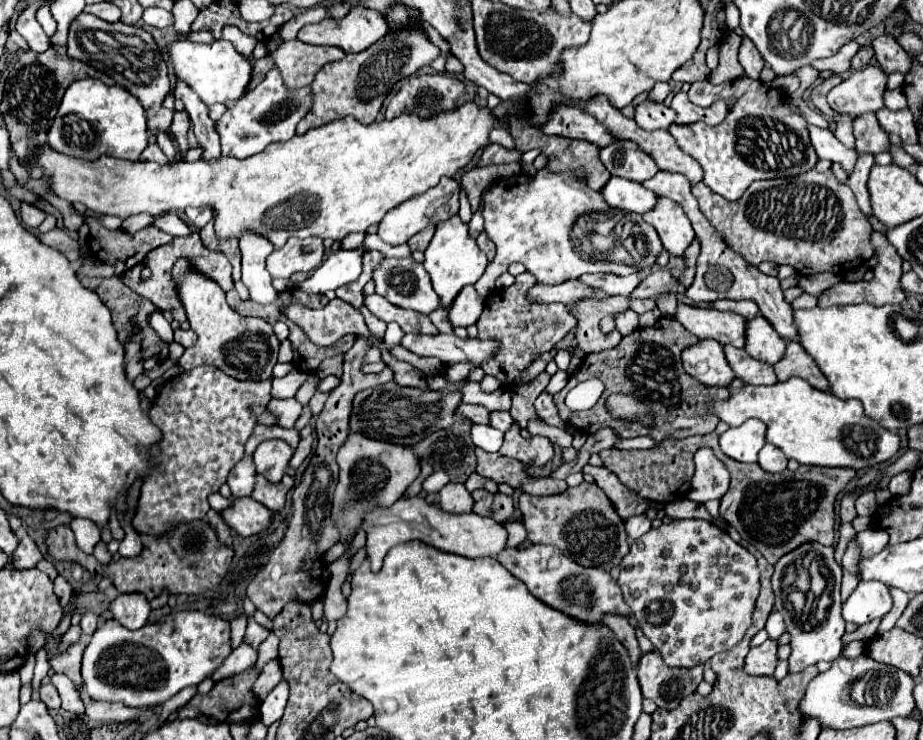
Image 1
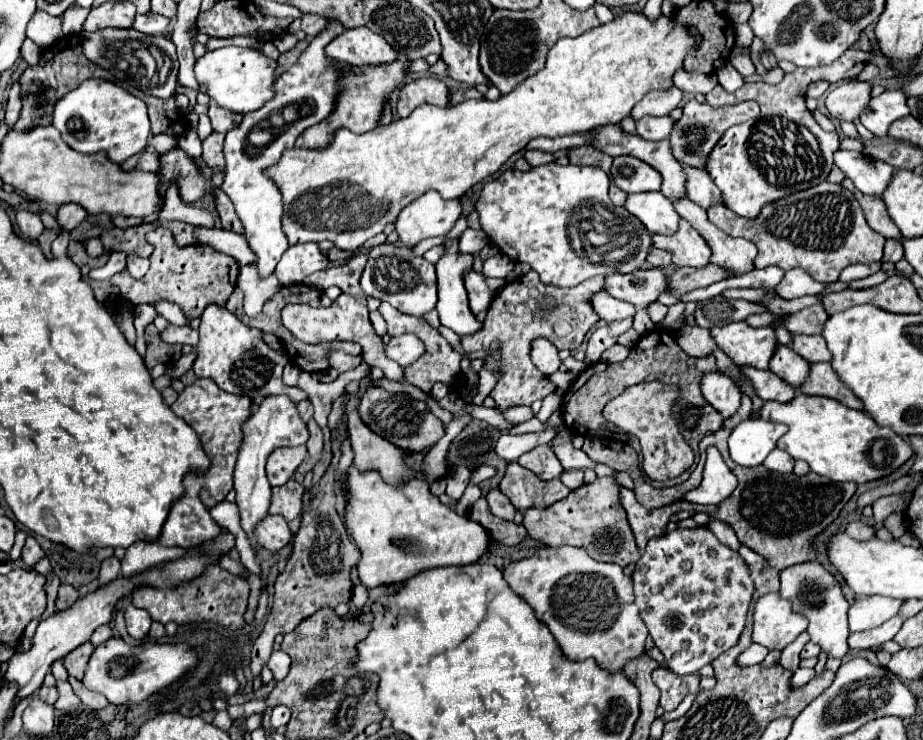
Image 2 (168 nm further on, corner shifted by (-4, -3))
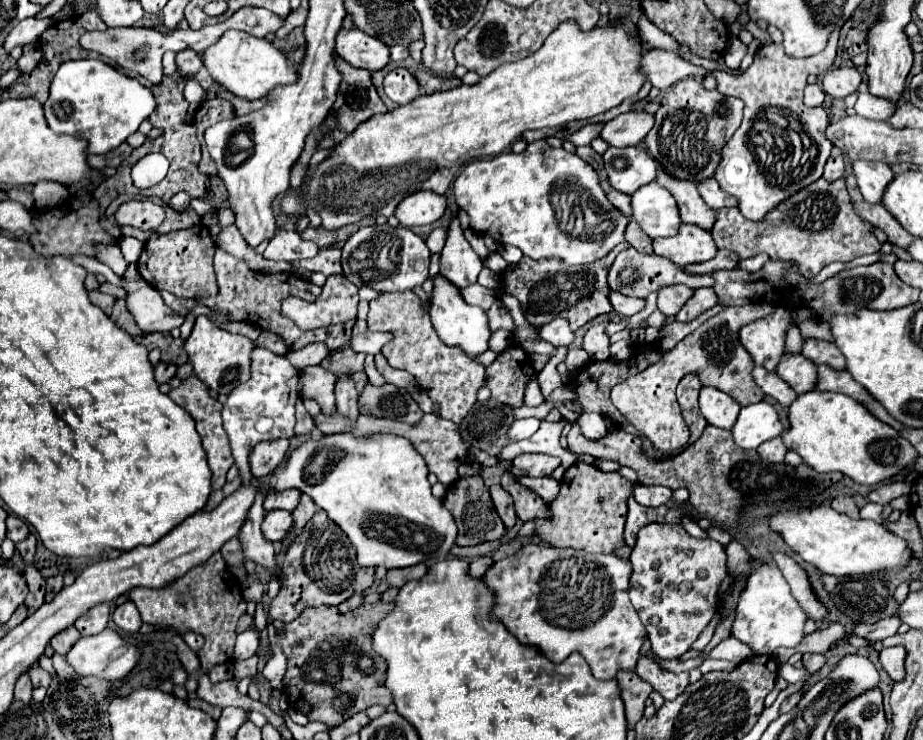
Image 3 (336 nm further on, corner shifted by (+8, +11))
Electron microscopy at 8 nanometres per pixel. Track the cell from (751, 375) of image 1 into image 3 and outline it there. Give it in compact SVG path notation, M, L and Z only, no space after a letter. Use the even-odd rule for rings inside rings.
M755 365L751 375L753 375L755 383L763 389L763 393L777 399L783 405L783 409L787 409L787 405L797 397L797 393L785 381L781 381L775 371L767 371L767 369Z

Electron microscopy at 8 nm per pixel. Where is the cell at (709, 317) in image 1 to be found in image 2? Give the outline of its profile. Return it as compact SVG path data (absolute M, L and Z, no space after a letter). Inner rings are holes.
M743 321L715 327L711 329L711 335L739 367L751 365L757 369L769 369L771 355L775 355L775 347L779 345L775 329L755 329Z

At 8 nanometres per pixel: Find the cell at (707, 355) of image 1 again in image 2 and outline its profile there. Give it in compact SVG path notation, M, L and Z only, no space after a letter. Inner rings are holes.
M723 373L705 375L701 383L701 391L707 403L711 403L715 411L721 413L723 419L733 417L741 407L741 393L737 385L731 379L727 379Z

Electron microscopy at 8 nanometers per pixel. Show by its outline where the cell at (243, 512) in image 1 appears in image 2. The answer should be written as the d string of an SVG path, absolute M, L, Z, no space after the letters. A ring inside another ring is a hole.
M267 515L255 529L255 537L259 541L261 547L269 549L269 551L277 551L277 549L283 549L293 533L291 529L287 527L287 521L279 515Z

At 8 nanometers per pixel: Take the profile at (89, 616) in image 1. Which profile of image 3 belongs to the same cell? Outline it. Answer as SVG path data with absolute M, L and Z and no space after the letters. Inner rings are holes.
M103 603L97 605L95 609L89 609L83 617L79 617L79 621L75 621L75 627L79 629L81 635L95 635L107 627L107 619L109 619L109 603Z

